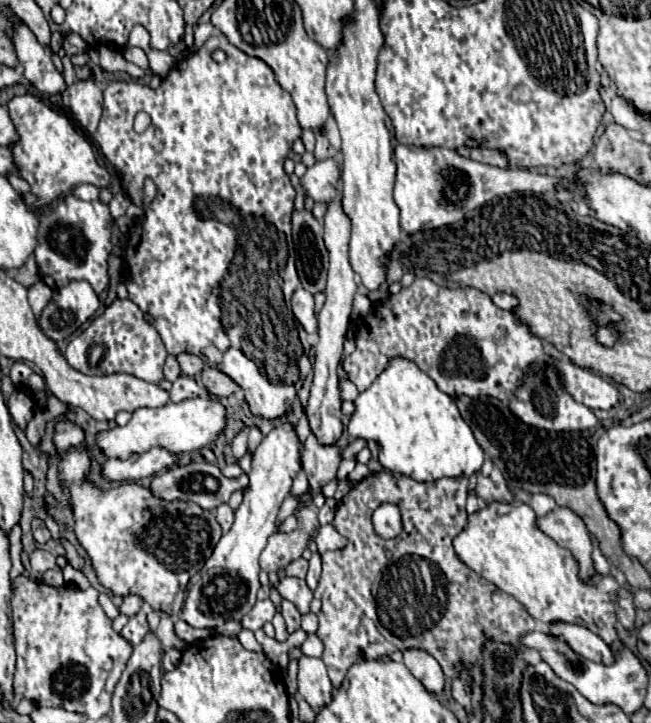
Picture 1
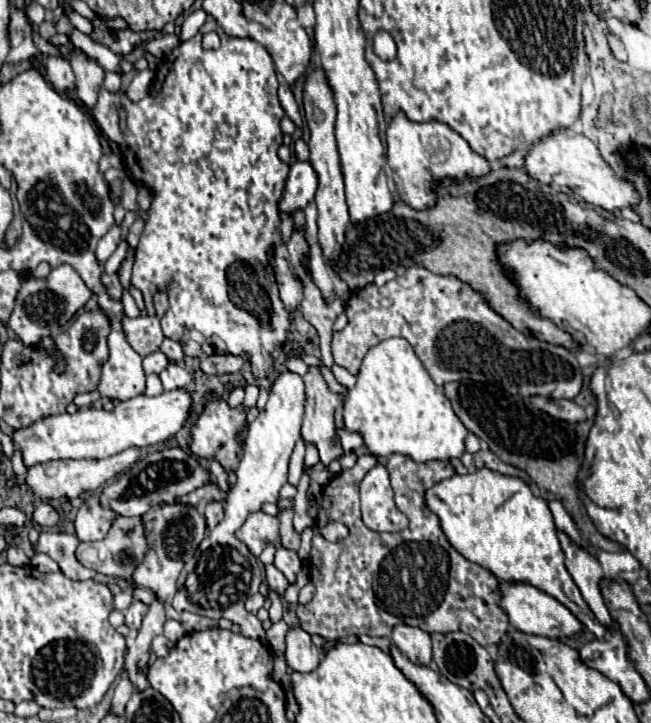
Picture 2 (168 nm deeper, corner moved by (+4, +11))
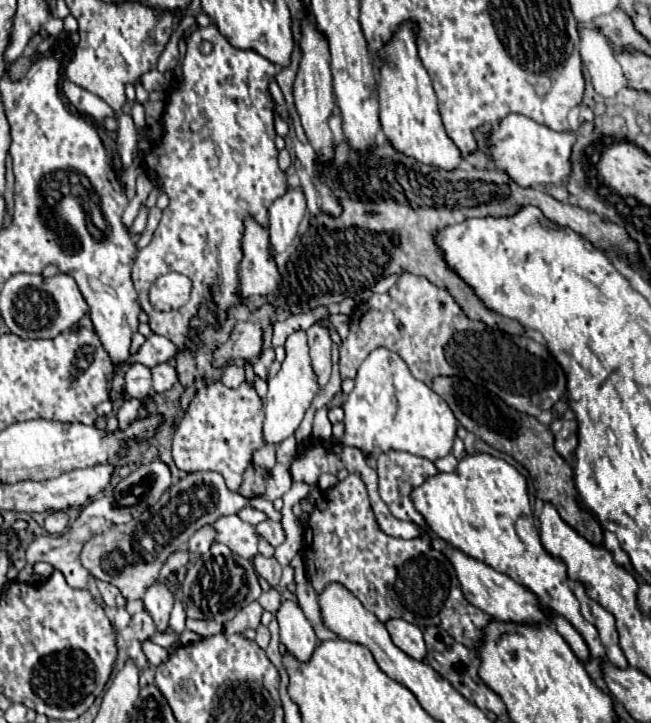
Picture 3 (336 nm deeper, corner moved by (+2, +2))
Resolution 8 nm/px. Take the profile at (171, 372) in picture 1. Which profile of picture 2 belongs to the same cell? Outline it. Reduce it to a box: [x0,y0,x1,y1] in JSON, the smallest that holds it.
[143,352,169,374]

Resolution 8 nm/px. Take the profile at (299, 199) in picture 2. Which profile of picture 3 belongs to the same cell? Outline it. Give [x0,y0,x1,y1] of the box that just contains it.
[269,189,305,257]

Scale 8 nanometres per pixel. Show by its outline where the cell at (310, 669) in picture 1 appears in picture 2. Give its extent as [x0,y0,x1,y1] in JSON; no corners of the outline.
[285,628,321,672]

